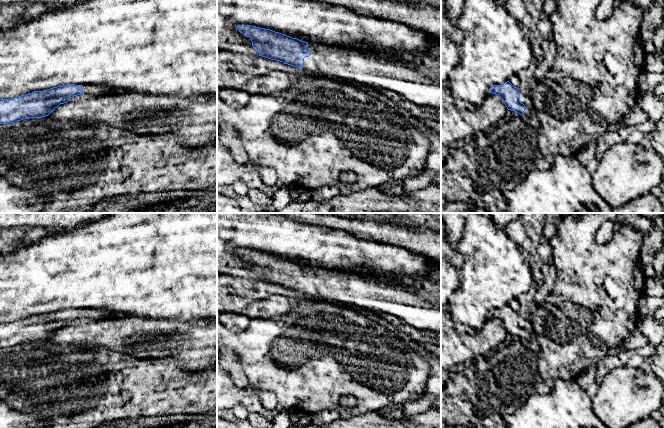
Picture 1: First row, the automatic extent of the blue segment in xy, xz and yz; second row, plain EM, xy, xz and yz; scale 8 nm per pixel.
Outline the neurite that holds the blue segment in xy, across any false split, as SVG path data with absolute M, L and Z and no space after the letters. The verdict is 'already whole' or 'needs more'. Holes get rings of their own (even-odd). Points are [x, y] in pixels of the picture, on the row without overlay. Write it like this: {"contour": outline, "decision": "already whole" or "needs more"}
{"contour": "M67 308L9 323L0 323L0 348L48 340L60 328L77 319L102 320L114 317L103 310Z", "decision": "needs more"}

